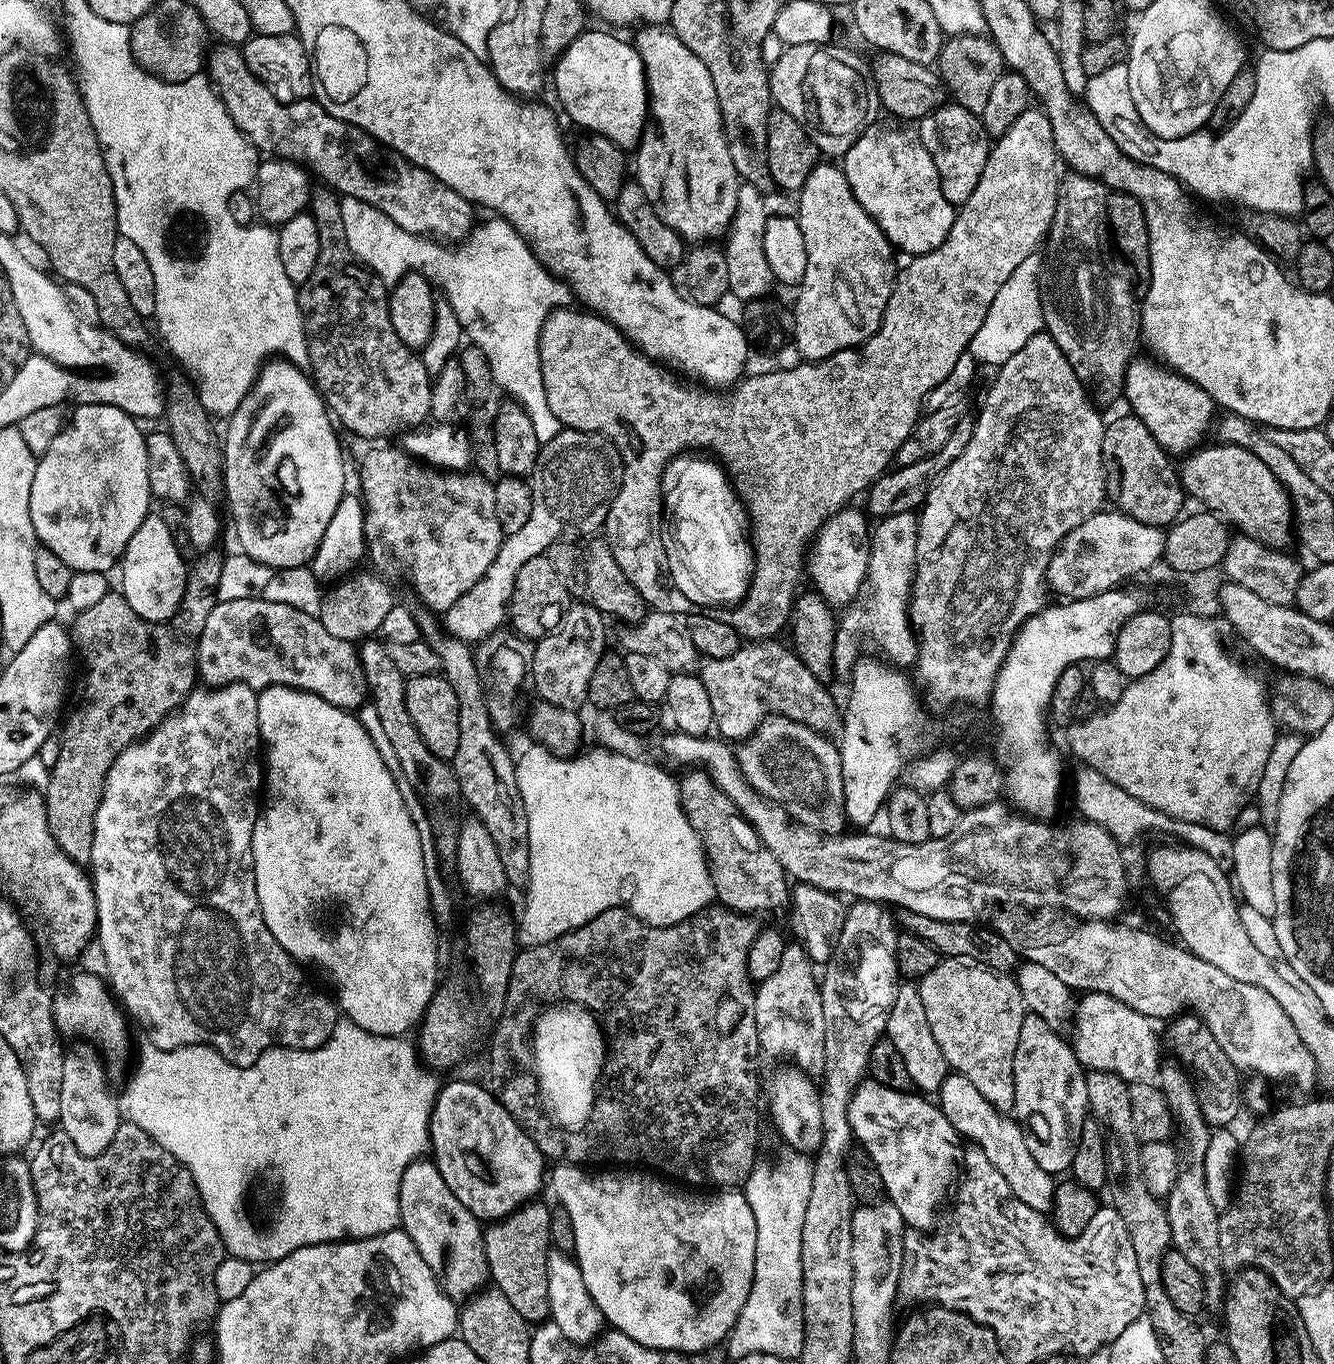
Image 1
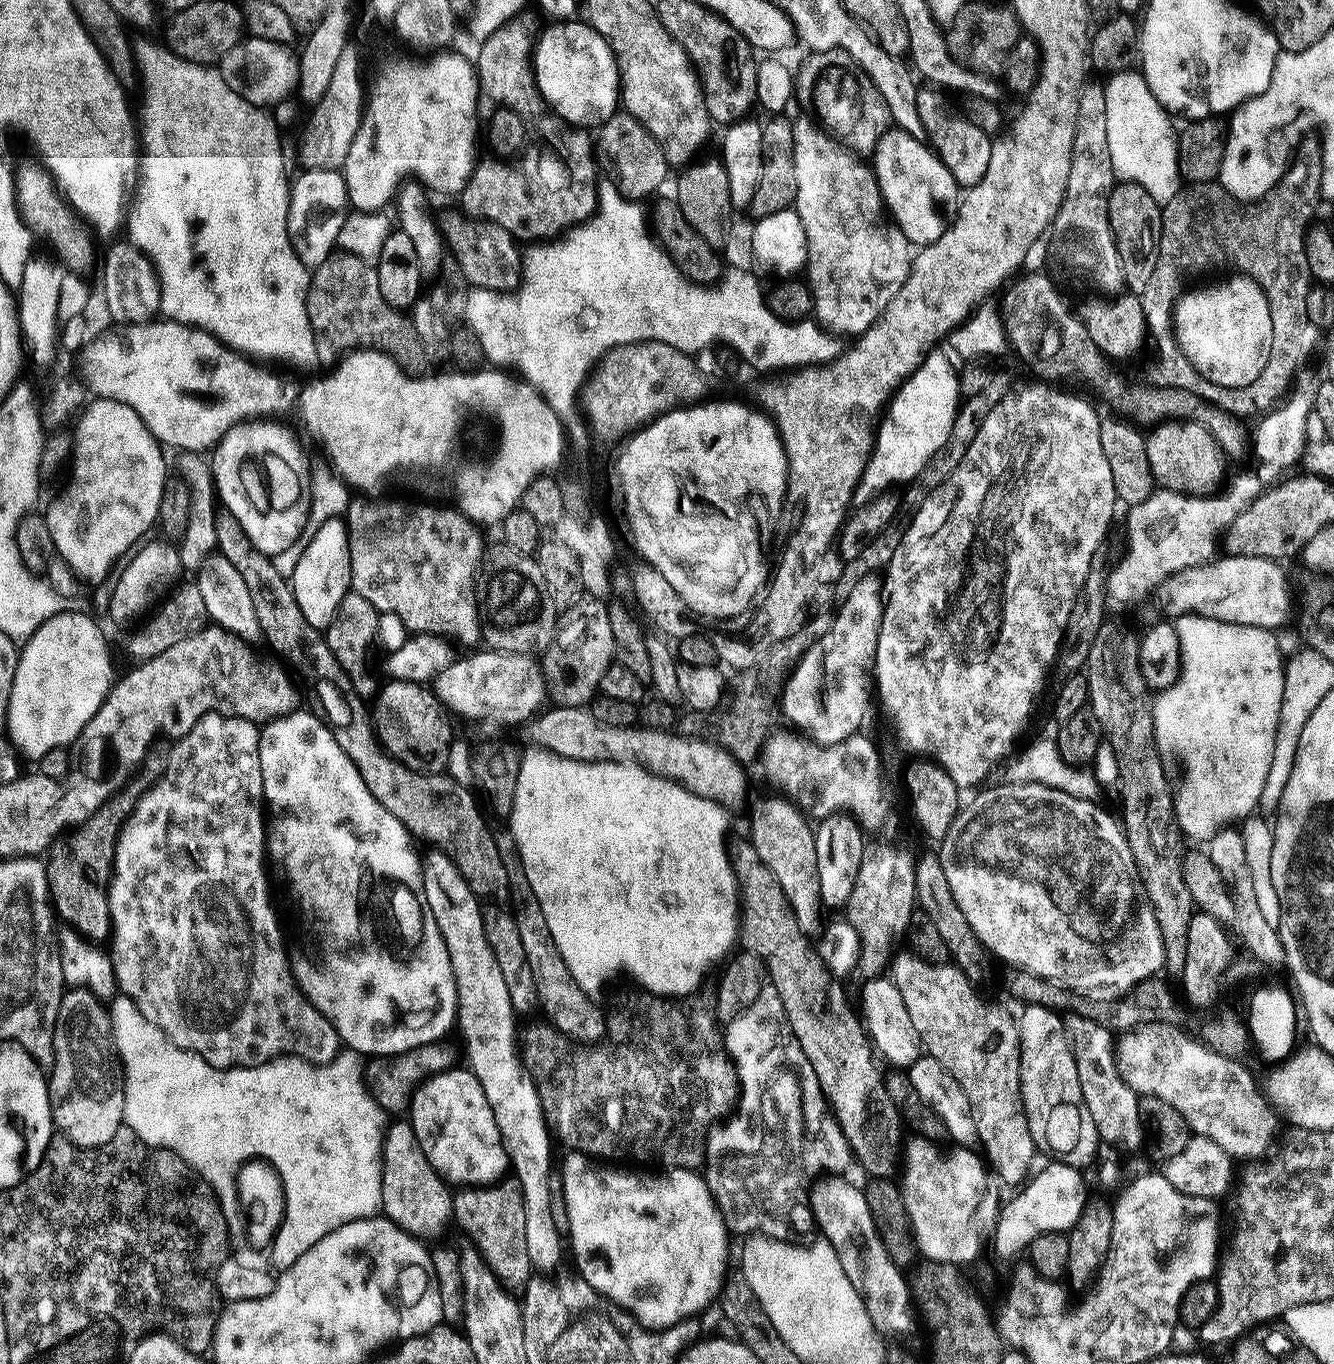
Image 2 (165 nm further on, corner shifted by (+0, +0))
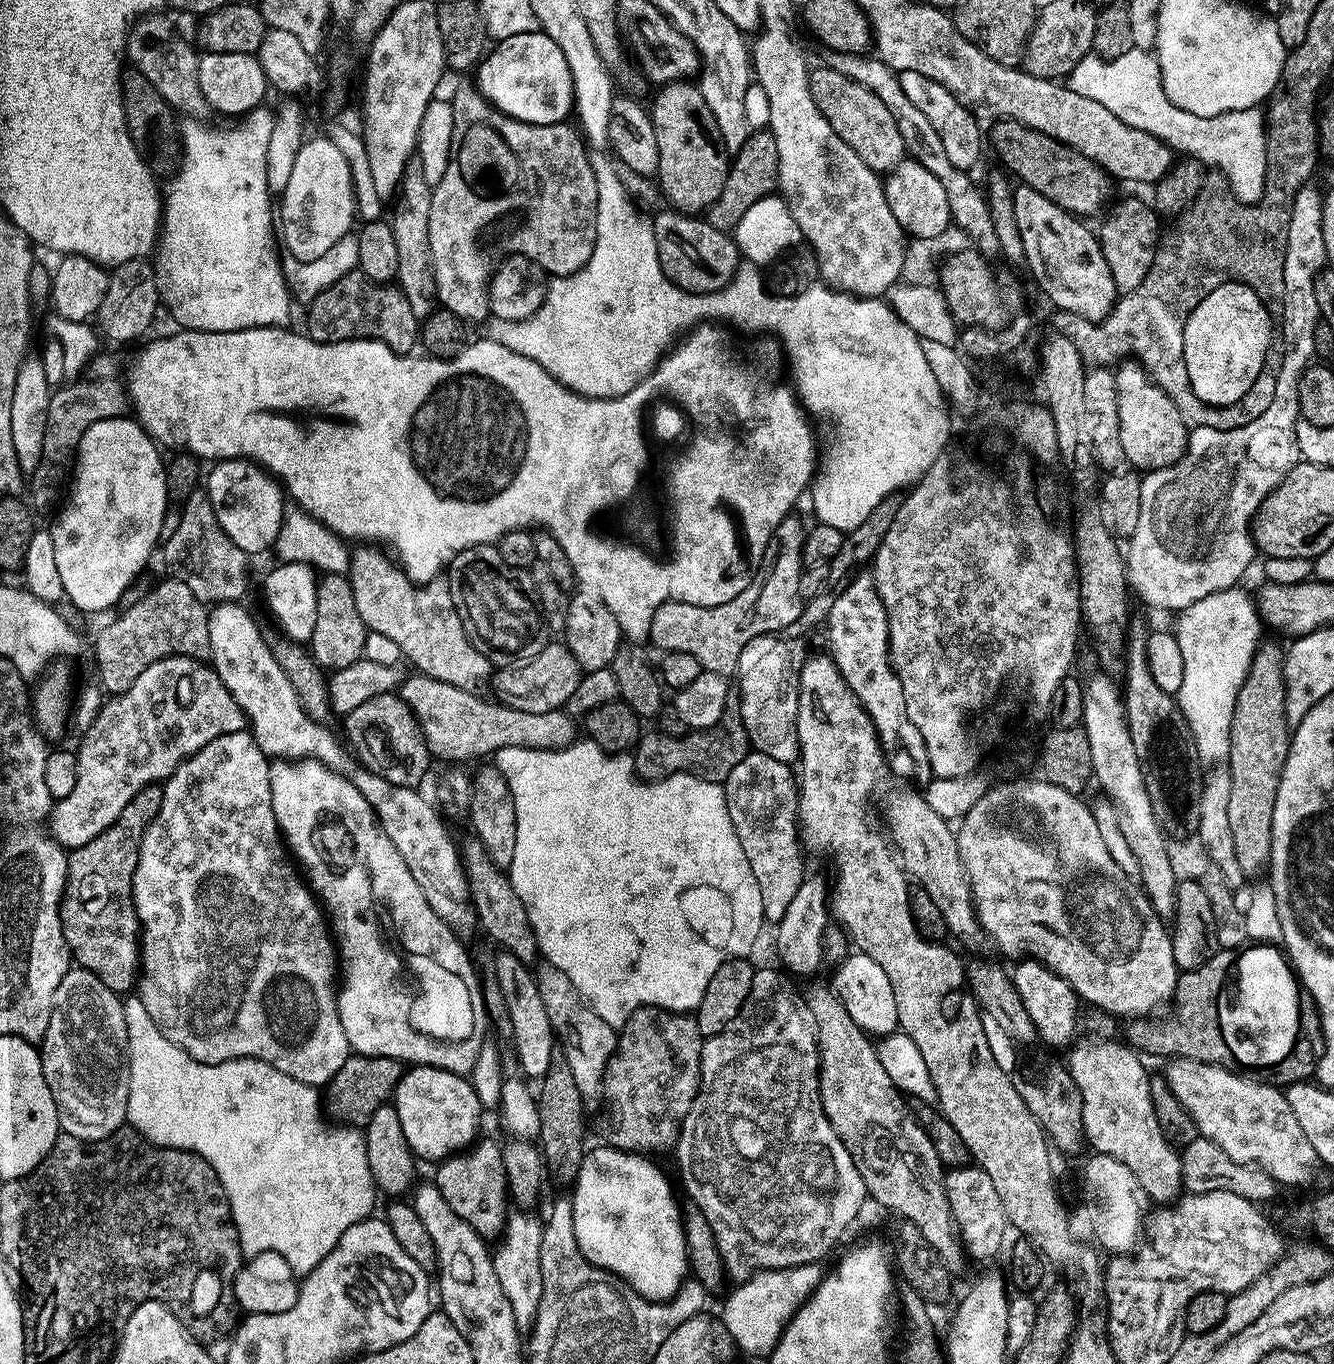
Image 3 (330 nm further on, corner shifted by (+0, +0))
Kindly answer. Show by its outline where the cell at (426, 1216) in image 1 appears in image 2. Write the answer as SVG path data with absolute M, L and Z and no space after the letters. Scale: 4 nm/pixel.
M407 1119L394 1125L391 1123L387 1127L384 1137L384 1174L380 1206L383 1215L398 1225L403 1232L429 1242L428 1240L434 1239L435 1236L442 1235L447 1230L448 1223L453 1223L453 1193L444 1177L439 1176L428 1161L428 1153L421 1144L421 1137L414 1134Z

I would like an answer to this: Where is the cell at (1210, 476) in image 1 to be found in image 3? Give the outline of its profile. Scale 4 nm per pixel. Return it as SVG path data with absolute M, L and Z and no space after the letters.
M1135 362L1121 363L1114 375L1120 393L1120 433L1127 463L1136 470L1155 470L1175 464L1182 456L1182 417L1178 406L1170 402L1168 395Z

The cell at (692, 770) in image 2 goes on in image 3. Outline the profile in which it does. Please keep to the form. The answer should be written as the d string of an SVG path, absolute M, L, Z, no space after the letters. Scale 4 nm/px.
M414 674L413 677L401 683L398 689L400 699L405 700L410 710L416 716L417 722L428 744L428 751L437 761L440 760L476 760L479 756L491 757L503 748L529 748L530 750L546 750L554 752L557 748L569 748L577 739L572 729L573 717L565 711L547 712L546 714L526 714L522 710L505 708L499 702L486 704L478 700L473 691L458 686L450 686L448 682L438 682L434 678L423 674Z

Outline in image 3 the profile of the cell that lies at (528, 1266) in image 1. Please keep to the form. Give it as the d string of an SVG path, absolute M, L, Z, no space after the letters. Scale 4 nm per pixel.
M477 1139L467 1150L449 1156L435 1165L434 1183L442 1190L450 1210L469 1224L485 1242L492 1242L504 1231L510 1215L510 1191L504 1165L504 1148L492 1140Z

